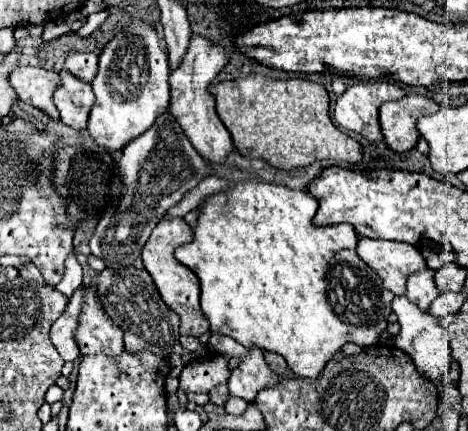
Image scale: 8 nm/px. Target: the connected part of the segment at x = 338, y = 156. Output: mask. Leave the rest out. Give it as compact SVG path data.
M250 74L232 82L210 86L216 98L216 110L228 128L236 150L248 158L264 158L272 166L294 170L306 168L316 160L338 160L358 164L362 160L360 144L340 132L330 116L330 98L322 84L306 78L276 80L262 74Z

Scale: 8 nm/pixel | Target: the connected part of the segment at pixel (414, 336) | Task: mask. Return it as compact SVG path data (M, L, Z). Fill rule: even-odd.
M396 296L392 302L392 312L398 316L398 324L400 324L400 334L394 338L394 344L408 352L410 358L414 360L418 372L426 378L426 380L442 380L444 372L448 370L450 362L452 362L452 350L448 348L448 342L442 342L444 336L444 326L440 326L436 316L430 316L428 312L420 310L414 302L410 302L406 296Z

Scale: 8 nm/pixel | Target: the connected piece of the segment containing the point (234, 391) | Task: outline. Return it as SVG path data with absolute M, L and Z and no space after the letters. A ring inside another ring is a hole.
M256 346L248 348L248 354L242 356L238 368L232 370L228 380L228 390L232 396L240 396L248 402L254 402L256 392L266 388L268 384L276 384L276 376L264 362L264 352Z

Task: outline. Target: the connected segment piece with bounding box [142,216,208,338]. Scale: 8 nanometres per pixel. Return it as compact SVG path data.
M164 216L158 220L156 228L152 230L148 242L142 248L142 262L148 274L152 276L164 304L180 316L180 334L200 338L202 334L208 332L208 320L204 320L204 314L200 310L200 282L190 272L190 268L186 268L174 258L174 250L190 240L192 240L192 228L184 222L184 218Z

